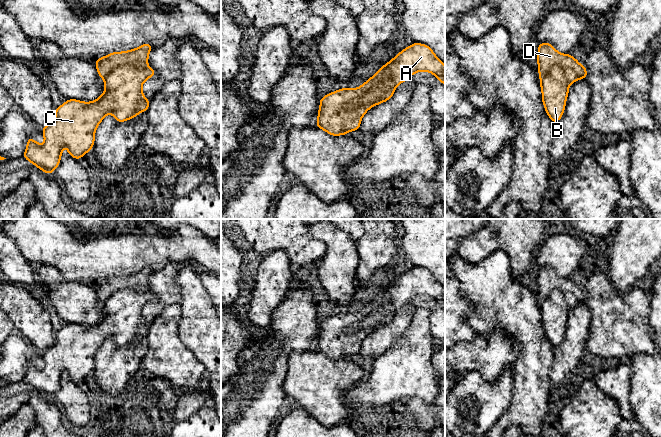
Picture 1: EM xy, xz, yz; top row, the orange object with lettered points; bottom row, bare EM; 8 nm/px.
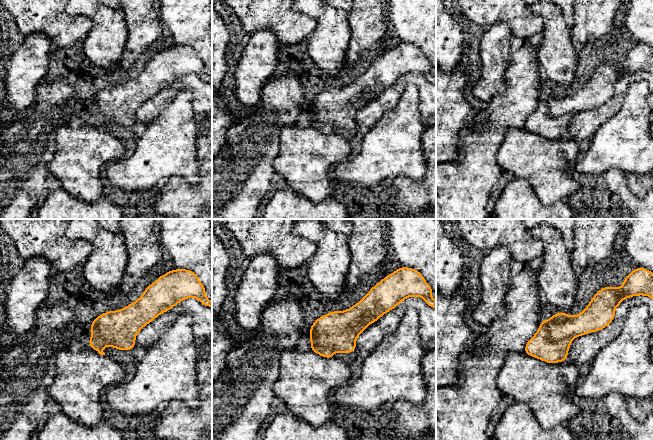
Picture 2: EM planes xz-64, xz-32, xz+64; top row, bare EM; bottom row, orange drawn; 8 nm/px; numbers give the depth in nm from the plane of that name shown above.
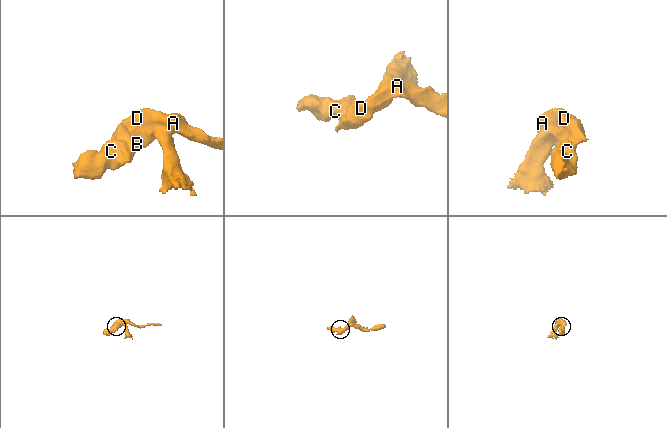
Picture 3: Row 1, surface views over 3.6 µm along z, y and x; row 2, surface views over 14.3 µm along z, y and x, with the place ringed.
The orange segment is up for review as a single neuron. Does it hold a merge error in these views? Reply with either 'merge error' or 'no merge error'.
merge error

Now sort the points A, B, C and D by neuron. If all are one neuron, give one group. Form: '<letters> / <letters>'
A D / B C

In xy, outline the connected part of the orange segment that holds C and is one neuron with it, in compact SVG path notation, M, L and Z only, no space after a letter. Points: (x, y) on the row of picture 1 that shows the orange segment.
M149 66L115 68L104 78L105 90L98 99L91 102L68 99L57 107L54 121L42 127L44 143L39 145L29 137L23 157L51 175L60 164L63 147L80 160L92 150L95 131L107 114L124 122L148 110L151 100L145 98L142 85L156 74Z

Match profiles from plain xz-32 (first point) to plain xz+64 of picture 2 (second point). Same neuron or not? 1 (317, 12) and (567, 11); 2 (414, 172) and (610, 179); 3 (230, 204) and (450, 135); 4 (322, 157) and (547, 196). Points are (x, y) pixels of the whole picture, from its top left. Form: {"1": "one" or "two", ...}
{"1": "two", "2": "two", "3": "two", "4": "one"}

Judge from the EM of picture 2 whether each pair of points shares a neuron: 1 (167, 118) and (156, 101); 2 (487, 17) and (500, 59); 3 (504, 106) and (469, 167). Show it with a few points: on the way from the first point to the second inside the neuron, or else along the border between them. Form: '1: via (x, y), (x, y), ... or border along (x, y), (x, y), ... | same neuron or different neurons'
1: border along (178, 93), (146, 126) | different neurons
2: border along (488, 28), (495, 23), (506, 22), (512, 35) | different neurons
3: via (494, 121), (478, 144), (477, 152) | same neuron

